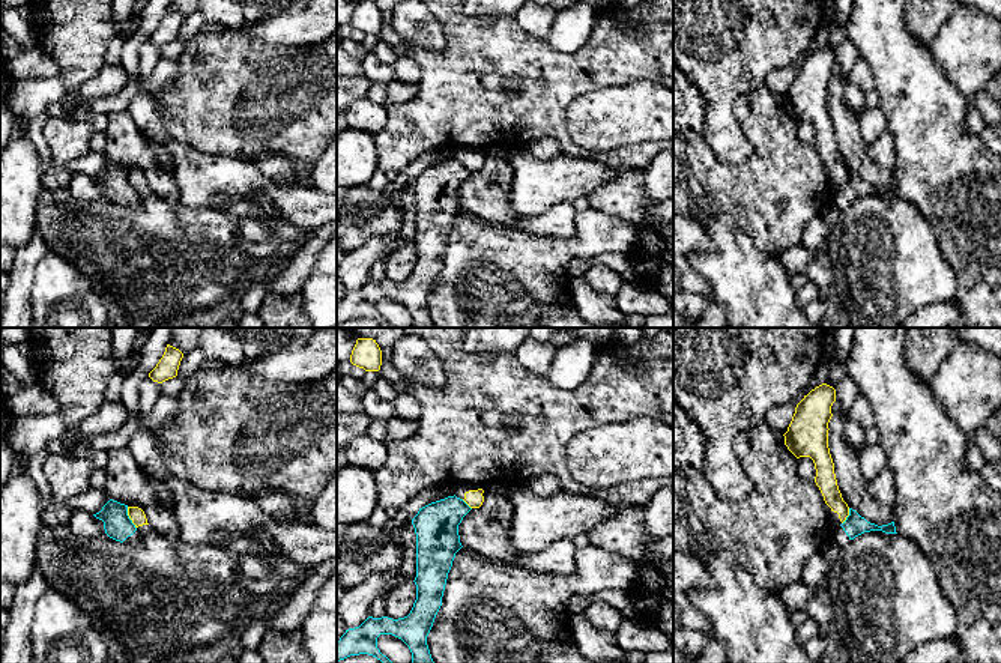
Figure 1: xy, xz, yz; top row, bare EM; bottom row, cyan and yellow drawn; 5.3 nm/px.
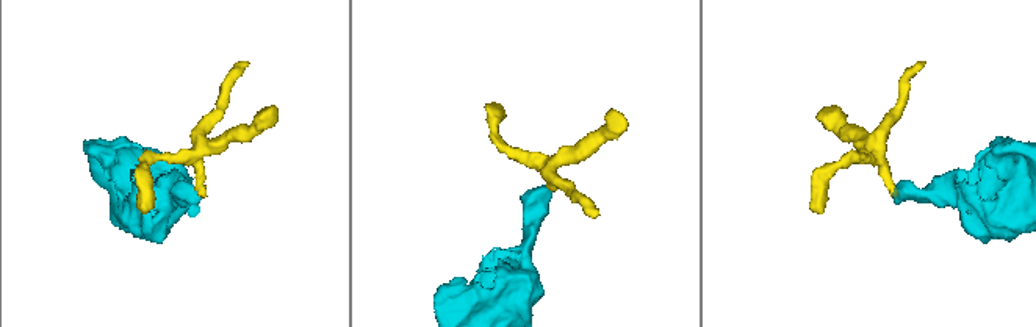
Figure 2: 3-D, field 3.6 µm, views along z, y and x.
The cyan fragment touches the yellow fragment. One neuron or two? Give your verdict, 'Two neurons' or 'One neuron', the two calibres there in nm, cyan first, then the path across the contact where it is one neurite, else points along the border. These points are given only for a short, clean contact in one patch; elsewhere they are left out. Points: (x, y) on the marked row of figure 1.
Two neurons. Thickness 150 nm (cyan) against 80 nm. Boundary: xy (127, 507), (127, 514), (136, 528)

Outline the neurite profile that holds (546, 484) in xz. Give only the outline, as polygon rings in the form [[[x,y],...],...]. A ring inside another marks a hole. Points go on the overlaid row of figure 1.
[[[543,474],[532,478],[526,487],[543,498],[553,496],[564,490],[561,481],[552,474]]]

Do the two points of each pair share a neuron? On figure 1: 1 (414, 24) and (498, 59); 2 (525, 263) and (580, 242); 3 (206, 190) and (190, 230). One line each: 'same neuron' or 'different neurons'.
1: different neurons
2: same neuron
3: different neurons

